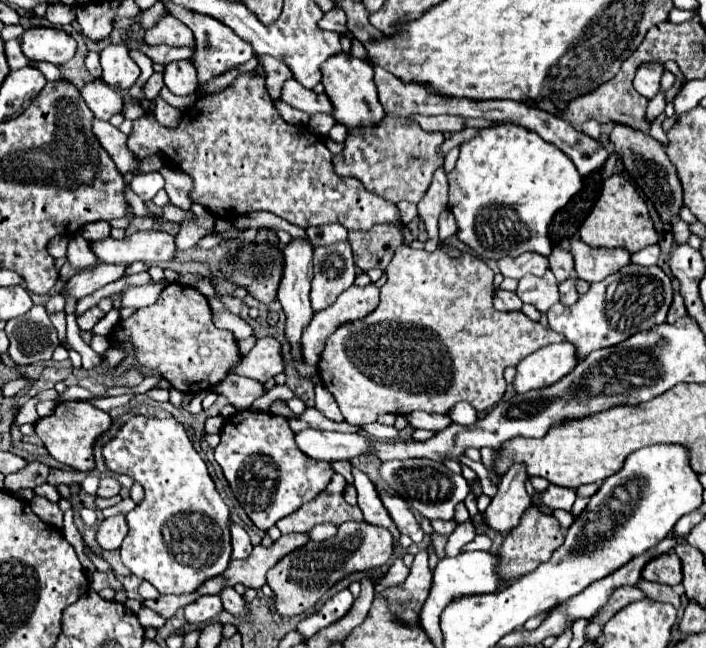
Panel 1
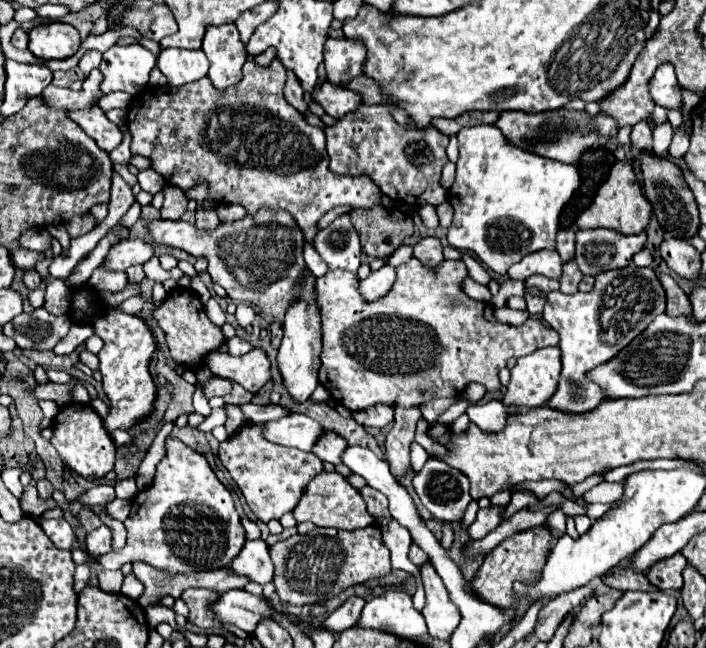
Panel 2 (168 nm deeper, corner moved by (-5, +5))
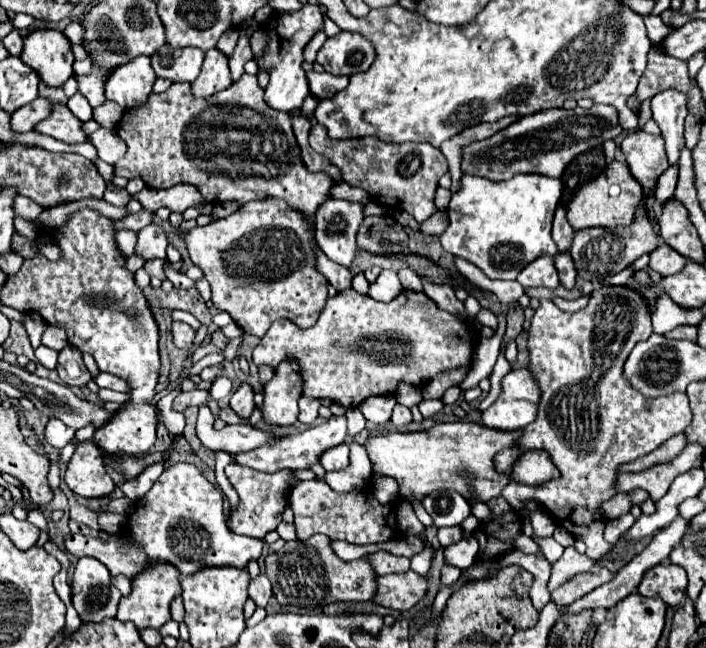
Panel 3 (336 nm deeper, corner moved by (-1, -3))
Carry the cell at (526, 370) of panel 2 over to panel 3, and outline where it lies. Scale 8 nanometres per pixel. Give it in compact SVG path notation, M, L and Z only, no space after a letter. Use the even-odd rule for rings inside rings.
M510 371L502 379L498 399L482 413L480 423L498 431L516 431L536 419L538 413L538 385L530 371Z

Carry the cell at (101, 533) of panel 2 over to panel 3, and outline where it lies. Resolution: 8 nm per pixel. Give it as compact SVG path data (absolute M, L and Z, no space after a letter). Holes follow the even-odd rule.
M82 557L72 575L72 605L82 623L114 617L122 593L110 583L110 571L98 559Z

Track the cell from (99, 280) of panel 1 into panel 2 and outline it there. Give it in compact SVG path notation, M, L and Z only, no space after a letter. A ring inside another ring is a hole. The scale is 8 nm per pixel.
M126 239L126 241L116 243L108 251L102 267L108 271L126 271L132 265L142 265L152 255L154 255L152 243L146 243L142 239Z

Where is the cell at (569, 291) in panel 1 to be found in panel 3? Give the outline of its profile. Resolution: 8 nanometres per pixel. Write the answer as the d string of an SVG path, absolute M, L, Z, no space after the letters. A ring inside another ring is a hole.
M558 253L554 257L554 265L558 269L558 275L560 275L560 283L566 287L566 289L572 289L574 287L574 281L576 281L576 269L574 269L574 263L570 259L568 253Z

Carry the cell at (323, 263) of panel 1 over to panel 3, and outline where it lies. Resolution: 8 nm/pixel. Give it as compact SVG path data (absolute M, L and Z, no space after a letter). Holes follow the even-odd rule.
M328 199L316 211L316 243L336 263L350 265L356 253L356 231L364 219L364 205Z

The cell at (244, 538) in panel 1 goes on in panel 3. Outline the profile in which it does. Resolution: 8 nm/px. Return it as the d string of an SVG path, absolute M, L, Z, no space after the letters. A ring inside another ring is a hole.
M260 573L256 579L250 581L248 597L256 603L256 607L266 607L268 605L268 599L272 597L272 587L270 587L270 581L264 573Z

